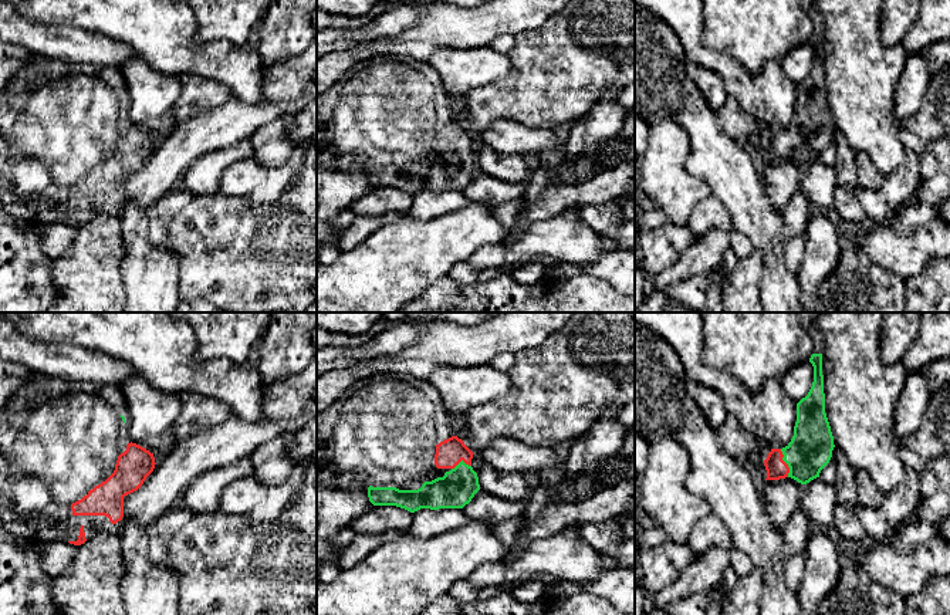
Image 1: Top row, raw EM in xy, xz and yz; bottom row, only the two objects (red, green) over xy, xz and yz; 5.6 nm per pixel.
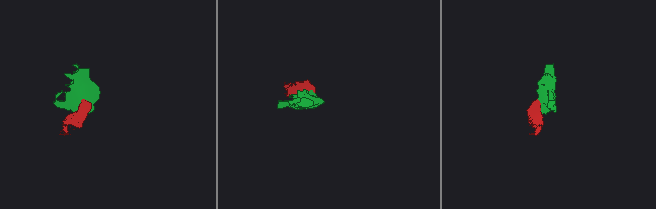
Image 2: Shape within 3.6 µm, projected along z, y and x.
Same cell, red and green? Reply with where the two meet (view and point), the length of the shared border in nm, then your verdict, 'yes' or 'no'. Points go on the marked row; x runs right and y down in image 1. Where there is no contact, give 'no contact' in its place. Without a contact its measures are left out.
meets red in yz at (785, 463); contact 170 nm long; yes

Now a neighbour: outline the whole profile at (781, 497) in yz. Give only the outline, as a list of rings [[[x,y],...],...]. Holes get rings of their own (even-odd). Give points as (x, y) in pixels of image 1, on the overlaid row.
[[[791,477],[765,480],[760,494],[768,516],[777,528],[784,527],[801,508],[801,491],[804,484]]]

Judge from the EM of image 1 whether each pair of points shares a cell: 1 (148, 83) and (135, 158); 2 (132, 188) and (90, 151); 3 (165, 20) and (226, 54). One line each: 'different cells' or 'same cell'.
1: different cells
2: different cells
3: same cell

